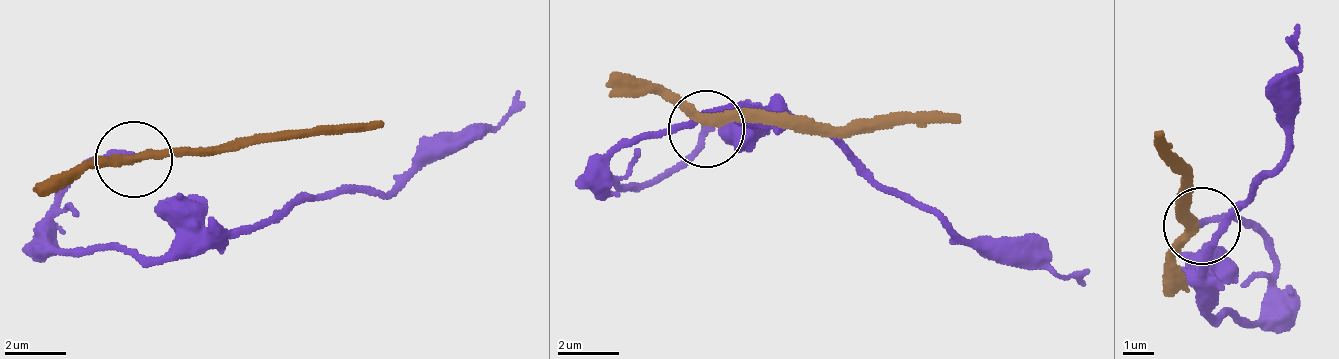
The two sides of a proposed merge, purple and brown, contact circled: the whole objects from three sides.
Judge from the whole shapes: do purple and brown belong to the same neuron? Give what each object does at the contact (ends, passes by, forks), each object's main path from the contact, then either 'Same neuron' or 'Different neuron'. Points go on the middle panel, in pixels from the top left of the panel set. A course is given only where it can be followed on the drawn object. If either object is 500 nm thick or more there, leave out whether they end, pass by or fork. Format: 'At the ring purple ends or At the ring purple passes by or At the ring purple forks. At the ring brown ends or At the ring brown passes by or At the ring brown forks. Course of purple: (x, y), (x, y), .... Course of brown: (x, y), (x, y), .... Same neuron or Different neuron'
At the ring purple ends. At the ring brown passes by. Course of purple: (704, 128), (618, 183), (610, 161), (698, 115), (799, 115), (883, 188), (1082, 288). Course of brown: (704, 128), (958, 117). Same neuron

